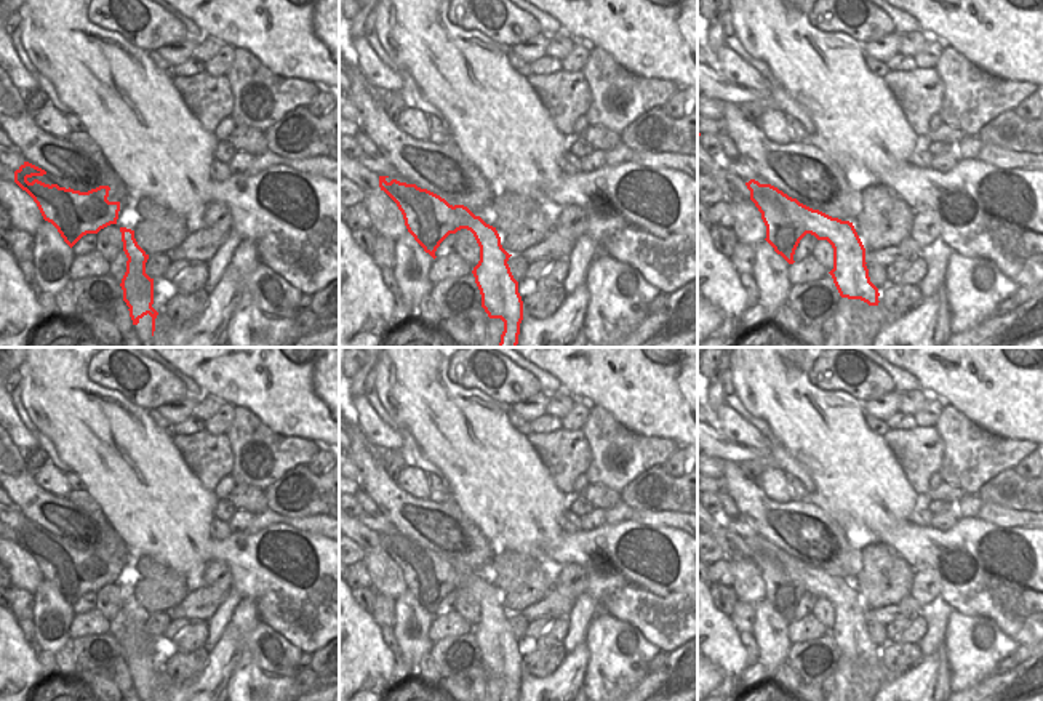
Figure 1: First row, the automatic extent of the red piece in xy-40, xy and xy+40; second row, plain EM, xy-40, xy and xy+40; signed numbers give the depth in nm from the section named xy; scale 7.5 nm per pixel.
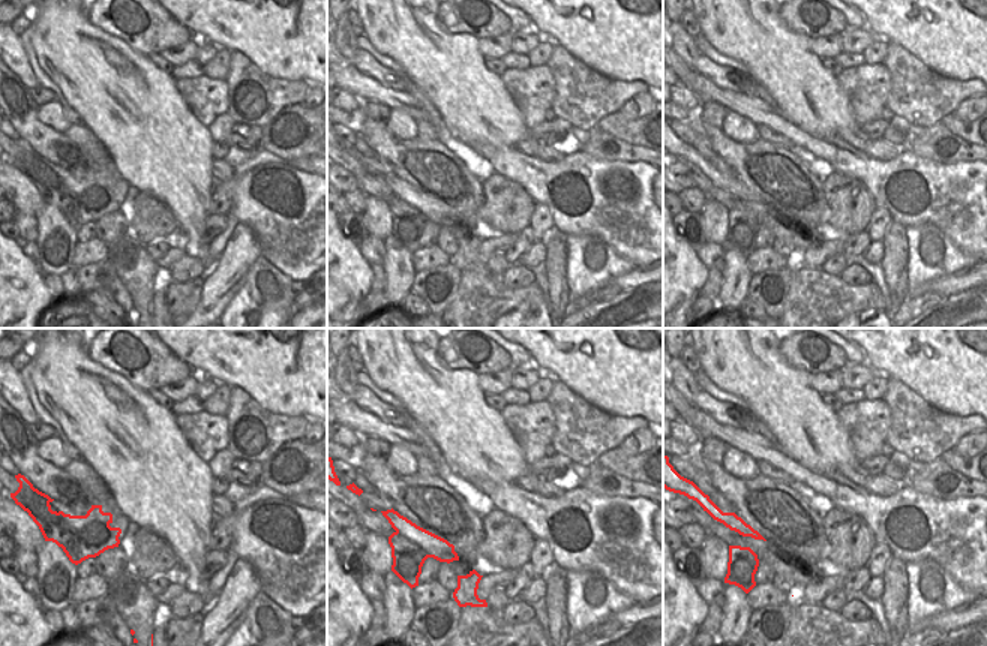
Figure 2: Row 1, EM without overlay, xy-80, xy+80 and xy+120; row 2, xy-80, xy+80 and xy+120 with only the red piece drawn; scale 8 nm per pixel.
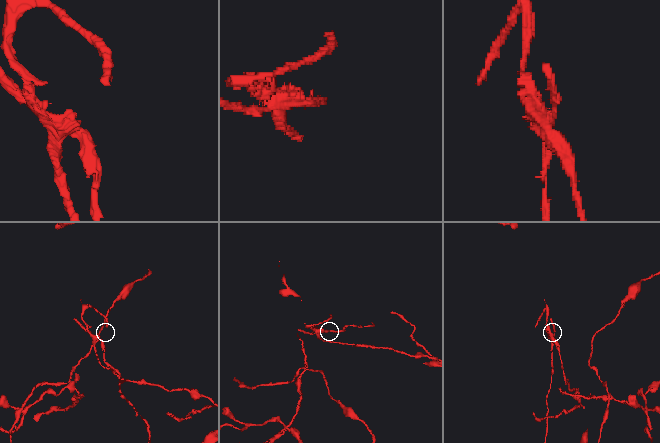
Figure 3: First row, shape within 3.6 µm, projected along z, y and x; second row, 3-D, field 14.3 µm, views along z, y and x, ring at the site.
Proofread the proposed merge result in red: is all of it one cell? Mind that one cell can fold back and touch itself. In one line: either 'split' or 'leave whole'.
split

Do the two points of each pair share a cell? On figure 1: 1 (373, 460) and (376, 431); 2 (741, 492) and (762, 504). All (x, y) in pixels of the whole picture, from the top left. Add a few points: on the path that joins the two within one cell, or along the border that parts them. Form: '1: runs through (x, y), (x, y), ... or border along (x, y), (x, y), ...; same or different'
1: border along (357, 426), (379, 448); different
2: runs through (746, 495), (757, 504); same

